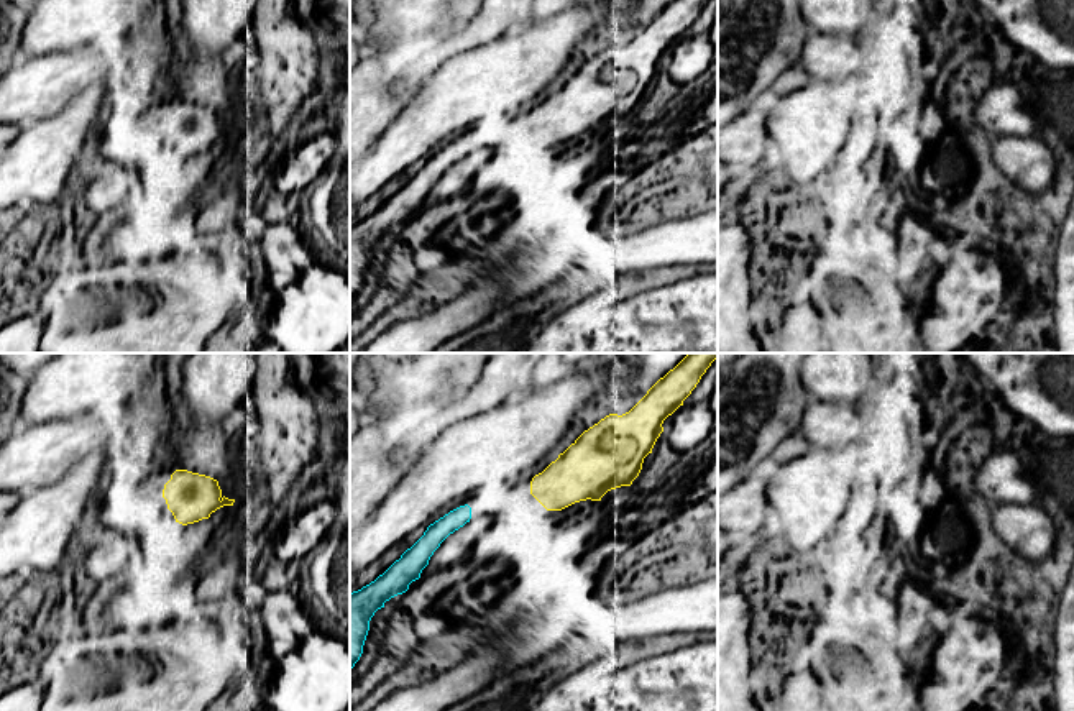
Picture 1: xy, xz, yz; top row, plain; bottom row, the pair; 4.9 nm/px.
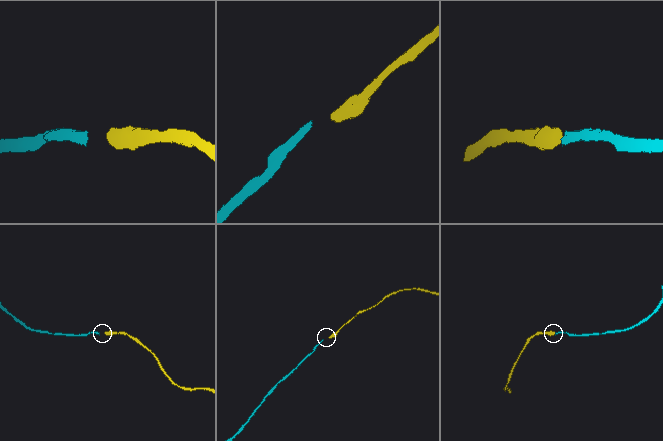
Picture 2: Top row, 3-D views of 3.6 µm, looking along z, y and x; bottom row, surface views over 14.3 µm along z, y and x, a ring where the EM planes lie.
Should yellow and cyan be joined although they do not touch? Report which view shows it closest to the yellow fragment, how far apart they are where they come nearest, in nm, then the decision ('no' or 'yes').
nearest in xz; 300 nm apart; yes

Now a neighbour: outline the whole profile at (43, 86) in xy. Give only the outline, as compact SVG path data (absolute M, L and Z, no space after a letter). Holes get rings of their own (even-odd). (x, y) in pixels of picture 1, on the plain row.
M89 46L25 59L0 77L0 123L33 125L57 115L108 71L108 59Z

